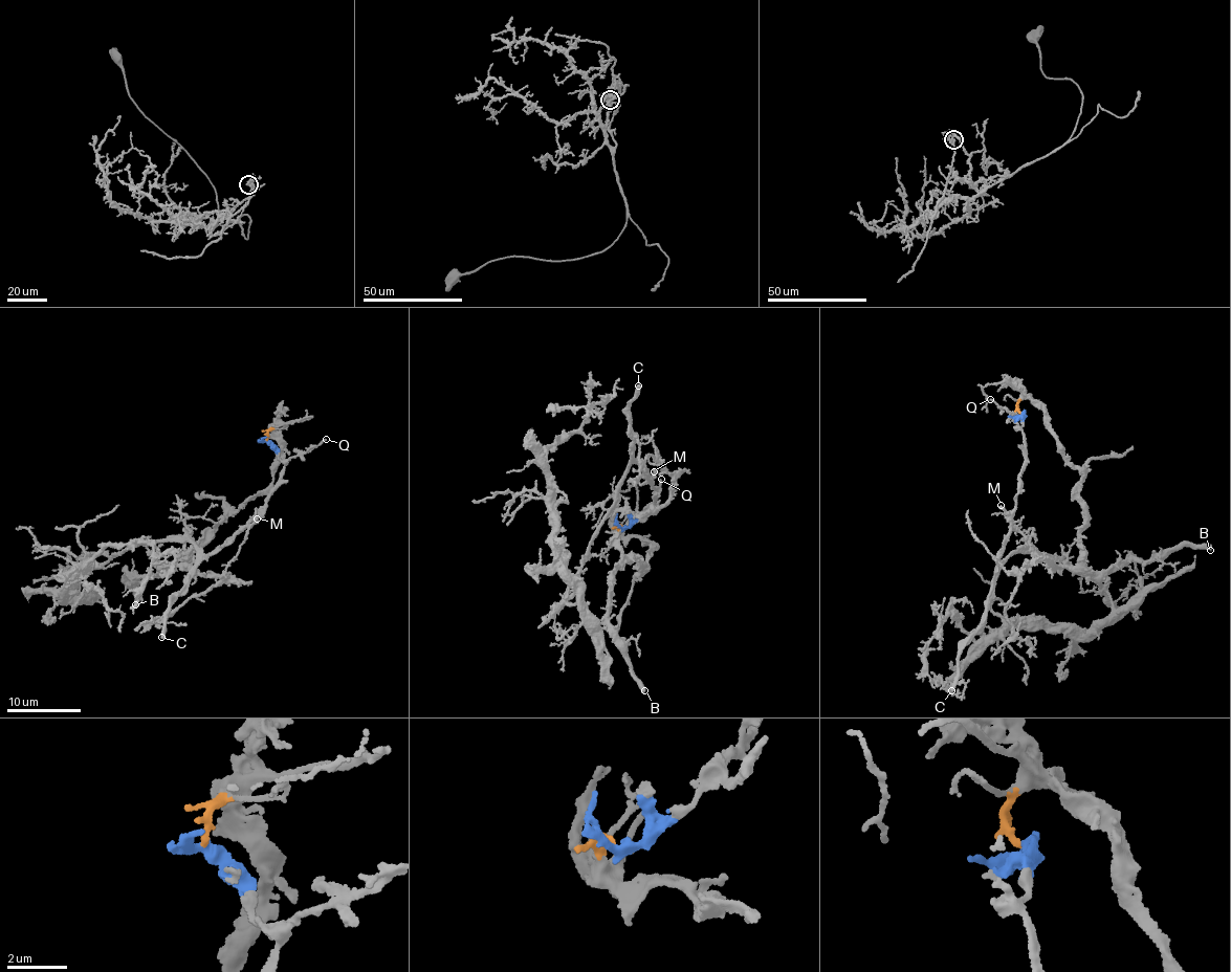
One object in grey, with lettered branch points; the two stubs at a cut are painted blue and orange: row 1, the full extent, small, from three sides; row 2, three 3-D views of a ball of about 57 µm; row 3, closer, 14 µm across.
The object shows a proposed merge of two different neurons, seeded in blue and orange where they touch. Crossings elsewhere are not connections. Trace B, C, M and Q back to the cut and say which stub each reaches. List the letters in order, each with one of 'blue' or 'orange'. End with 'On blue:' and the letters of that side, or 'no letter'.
B: orange
C: blue
M: blue
Q: blue
On blue: C, M, Q

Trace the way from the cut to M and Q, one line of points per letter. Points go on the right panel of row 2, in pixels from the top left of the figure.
M: (1023, 414), (1020, 427), (1026, 456), (1015, 507), (1008, 511), (1001, 505)
Q: (1023, 414), (1023, 425), (1018, 426), (1009, 412), (989, 399)

